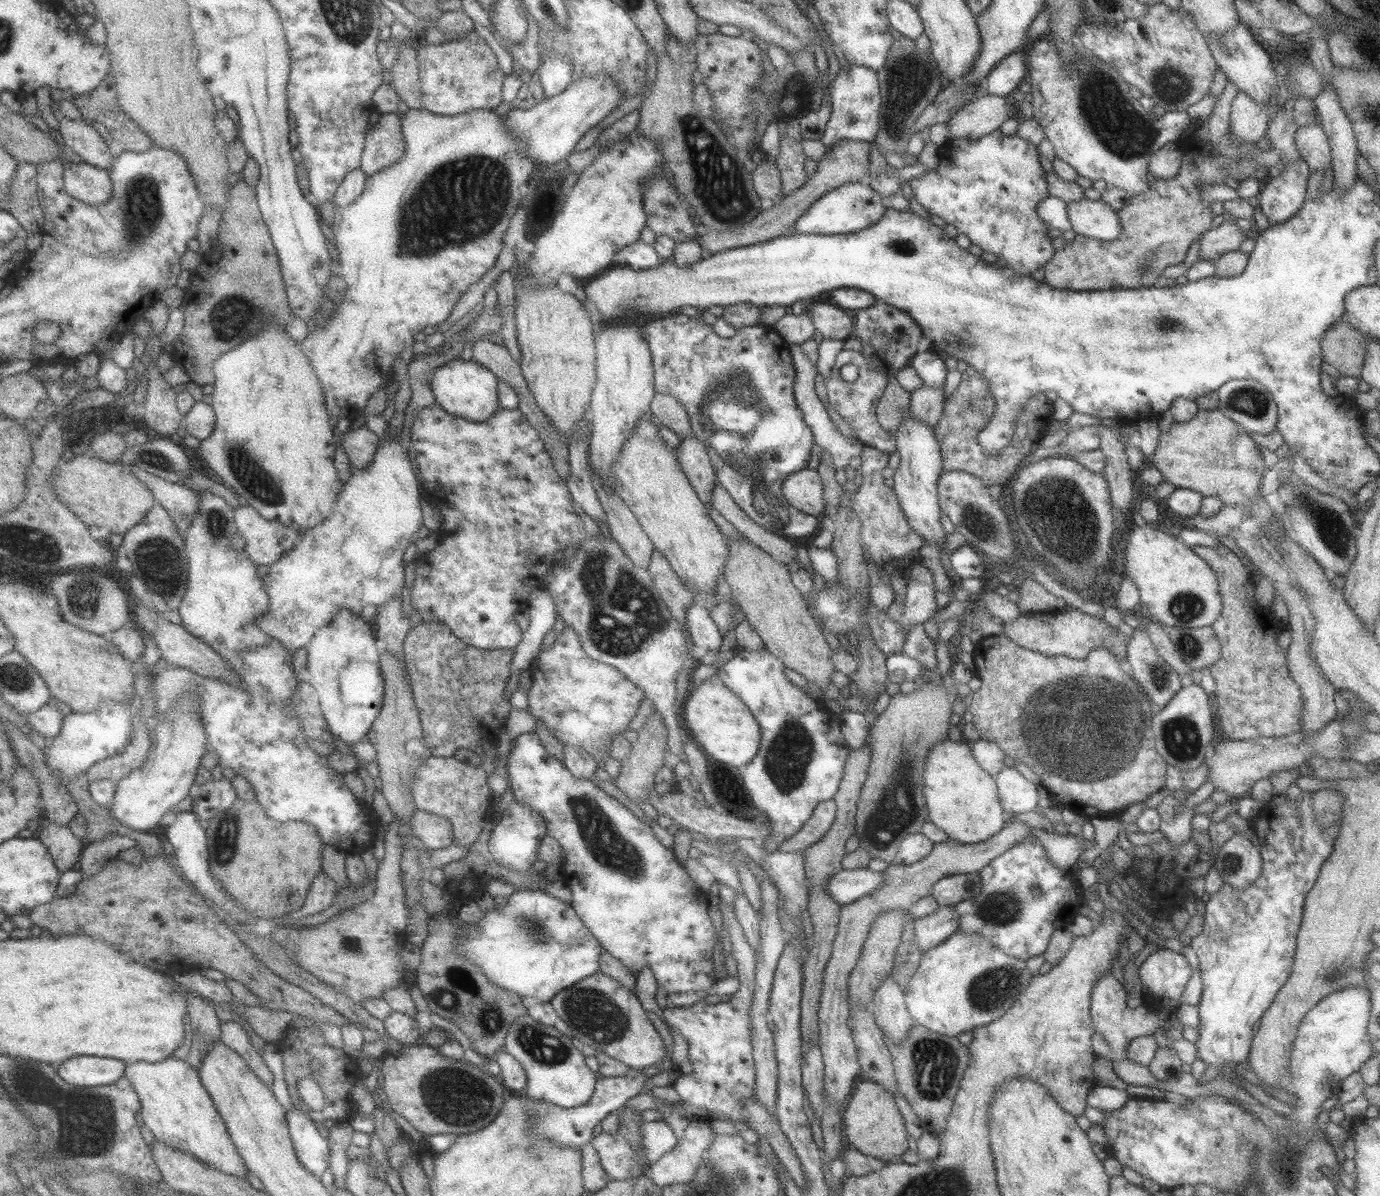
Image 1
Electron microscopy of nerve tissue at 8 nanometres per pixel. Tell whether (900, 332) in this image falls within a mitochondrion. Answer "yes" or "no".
no

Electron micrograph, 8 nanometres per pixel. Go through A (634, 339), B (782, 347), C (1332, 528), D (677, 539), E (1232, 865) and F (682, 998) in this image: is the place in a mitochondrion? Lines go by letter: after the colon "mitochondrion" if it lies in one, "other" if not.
A: other
B: other
C: mitochondrion
D: other
E: mitochondrion
F: other

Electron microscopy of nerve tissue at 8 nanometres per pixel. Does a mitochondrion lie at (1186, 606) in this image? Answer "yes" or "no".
yes

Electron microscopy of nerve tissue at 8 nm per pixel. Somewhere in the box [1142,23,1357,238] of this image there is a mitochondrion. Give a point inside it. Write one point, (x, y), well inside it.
(1171, 85)

